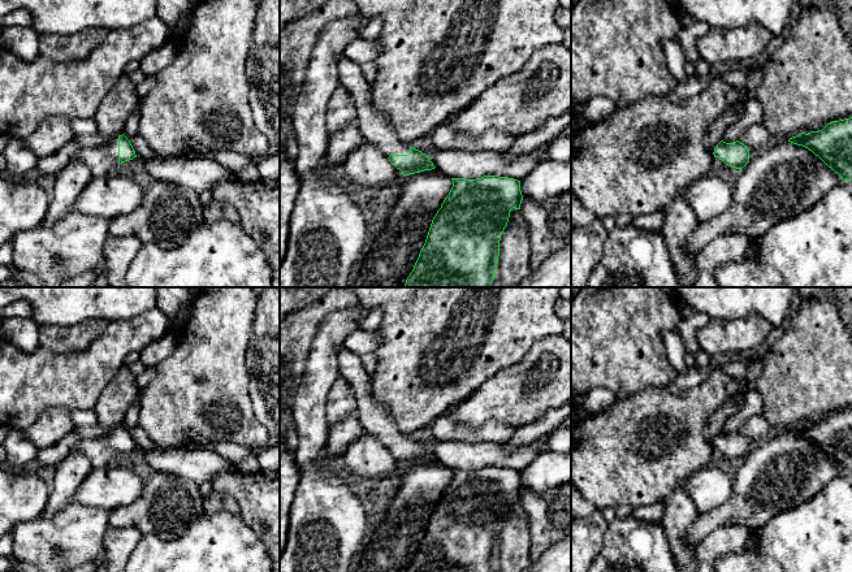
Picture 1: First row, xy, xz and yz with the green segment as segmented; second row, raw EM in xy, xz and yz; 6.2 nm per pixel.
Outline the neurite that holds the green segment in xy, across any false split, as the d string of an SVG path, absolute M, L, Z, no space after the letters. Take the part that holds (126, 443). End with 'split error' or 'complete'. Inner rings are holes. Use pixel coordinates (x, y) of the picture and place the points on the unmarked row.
M122 425L108 436L81 439L74 448L86 455L94 468L100 469L113 464L118 455L133 451L137 446L130 432Z | split error

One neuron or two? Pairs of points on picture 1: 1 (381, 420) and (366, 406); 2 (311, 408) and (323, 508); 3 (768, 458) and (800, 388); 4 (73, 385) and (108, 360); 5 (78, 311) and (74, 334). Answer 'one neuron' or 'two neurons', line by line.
1: one neuron
2: one neuron
3: two neurons
4: one neuron
5: two neurons

